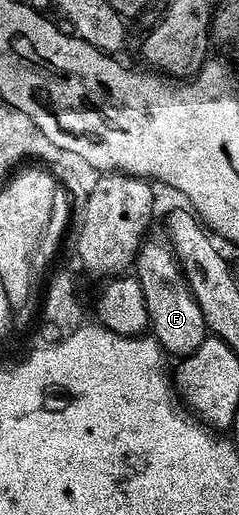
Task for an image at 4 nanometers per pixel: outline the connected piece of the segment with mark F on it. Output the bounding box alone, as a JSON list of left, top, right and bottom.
[134,240,208,359]

